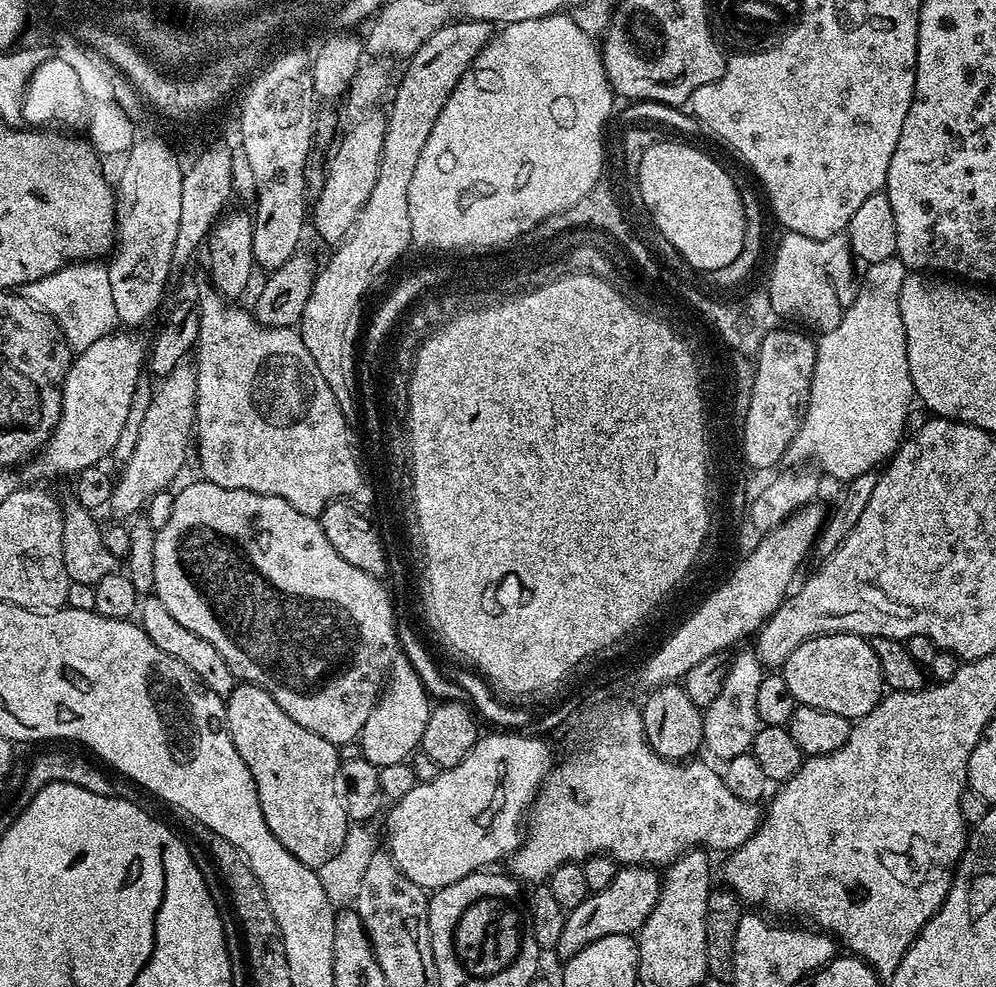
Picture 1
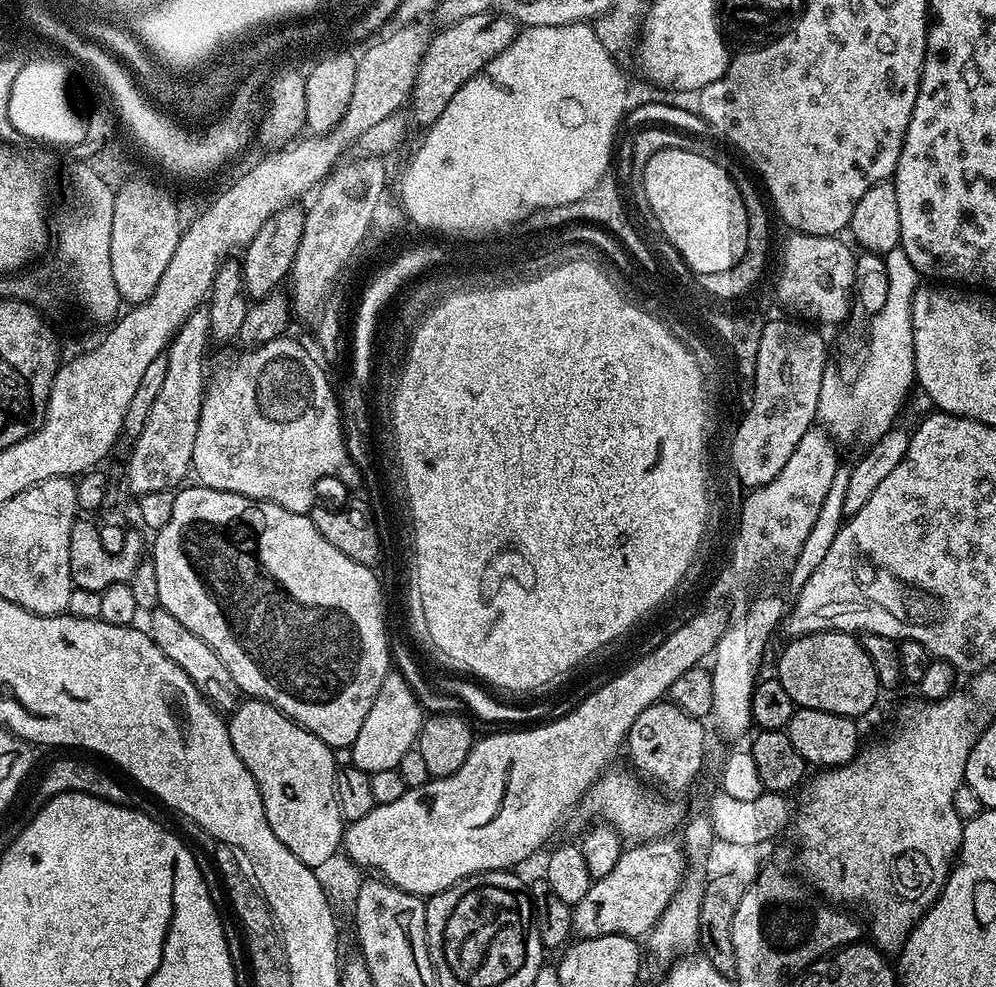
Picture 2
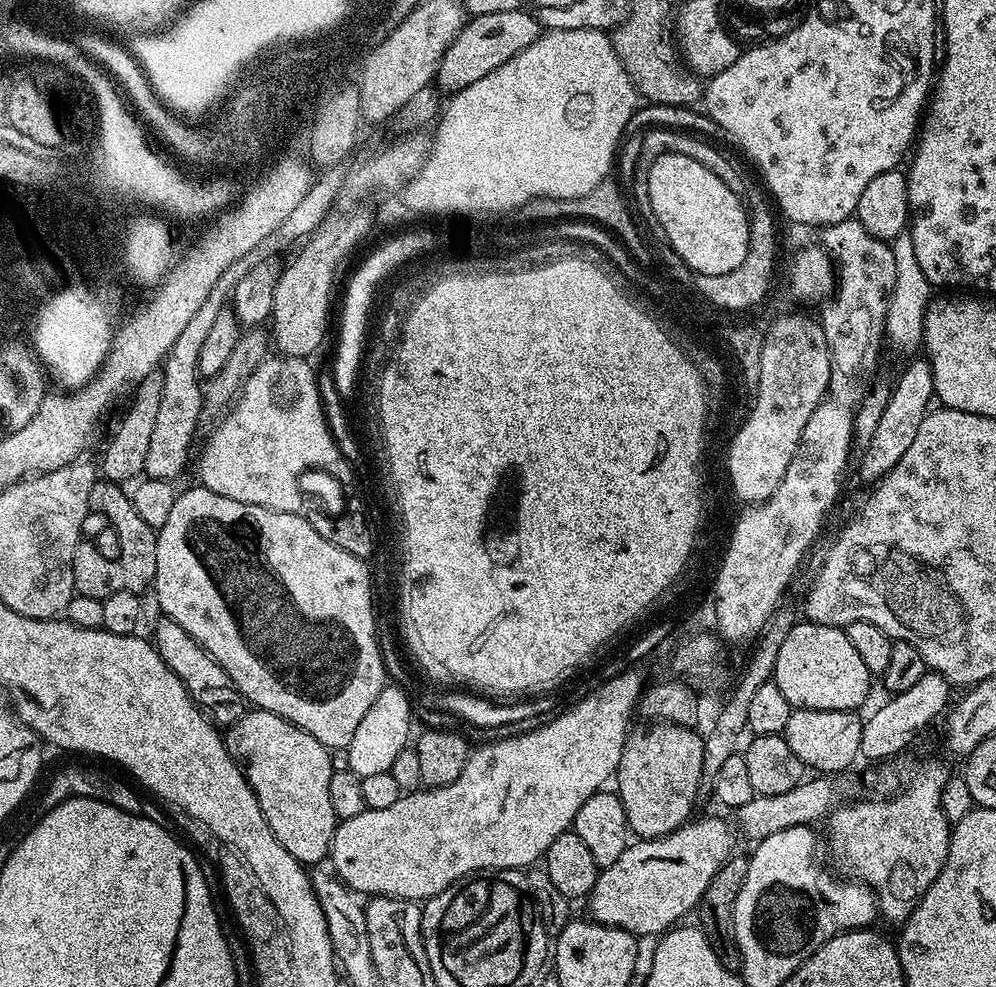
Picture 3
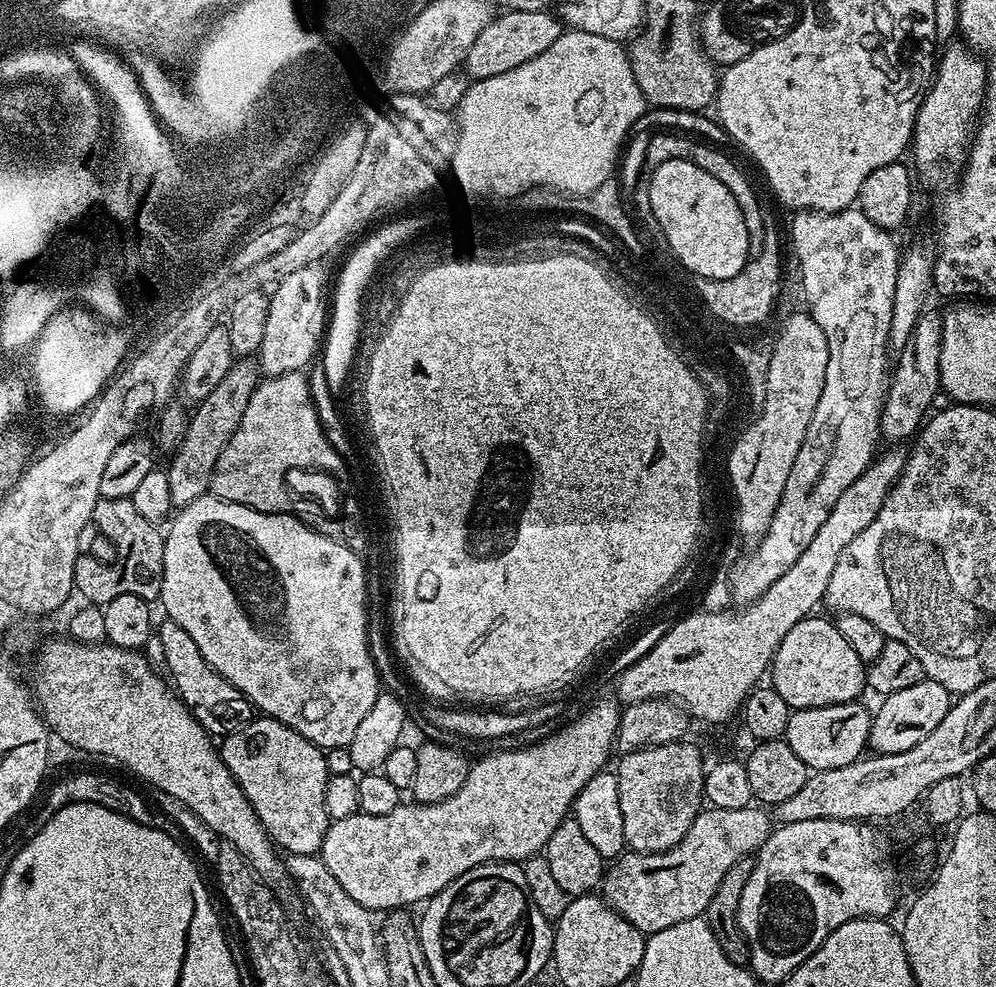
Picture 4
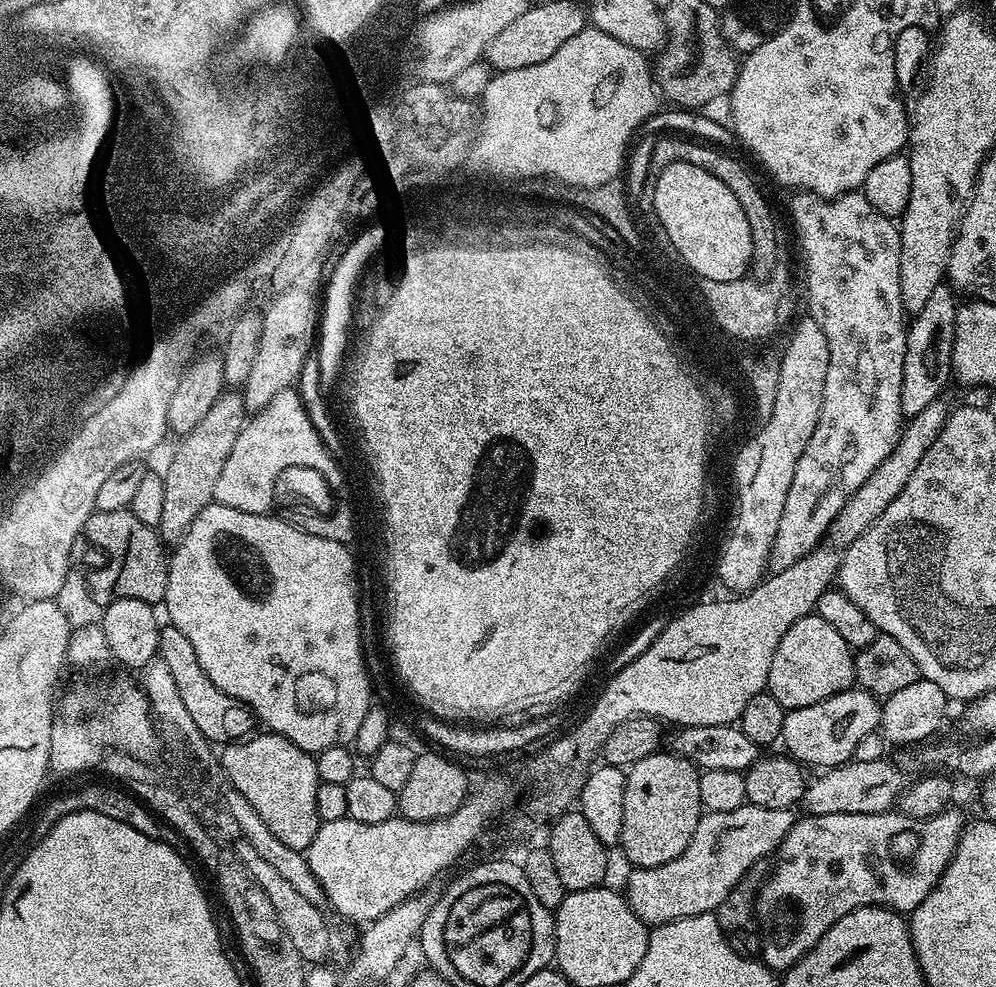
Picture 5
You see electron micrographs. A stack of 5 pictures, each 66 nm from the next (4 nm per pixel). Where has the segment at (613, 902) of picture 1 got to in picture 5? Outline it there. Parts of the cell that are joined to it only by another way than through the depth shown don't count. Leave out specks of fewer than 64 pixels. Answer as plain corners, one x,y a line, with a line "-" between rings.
747,802
738,806
738,810
704,812
698,830
694,830
694,838
690,838
690,846
686,846
678,858
662,866
631,869
626,891
628,905
640,921
649,926
669,924
694,914
715,913
750,866
761,863
779,849
797,819
797,813
791,808
766,810
766,806

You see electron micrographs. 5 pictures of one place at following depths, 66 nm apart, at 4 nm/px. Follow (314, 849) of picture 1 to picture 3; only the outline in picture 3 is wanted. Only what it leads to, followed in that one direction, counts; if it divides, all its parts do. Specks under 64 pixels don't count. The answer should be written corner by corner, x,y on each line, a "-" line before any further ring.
258,707
245,711
238,722
234,722
226,732
228,752
236,760
236,765
244,771
248,785
258,798
258,806
262,806
262,814
274,830
274,838
294,854
294,858
305,866
319,865
320,859
327,857
332,851
332,839
338,823
334,814
334,806
330,803
330,778
333,771
330,766
330,749
318,738
306,734
298,726
294,726
286,718

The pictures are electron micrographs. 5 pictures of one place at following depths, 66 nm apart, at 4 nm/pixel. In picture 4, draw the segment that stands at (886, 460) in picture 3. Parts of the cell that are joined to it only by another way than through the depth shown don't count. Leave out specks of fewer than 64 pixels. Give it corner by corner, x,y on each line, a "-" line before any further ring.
925,310
920,313
918,322
906,342
906,346
895,357
894,367
890,372
888,382
888,394
884,399
882,414
880,415
880,431
883,439
888,442
904,442
904,439
915,437
919,433
926,417
929,415
932,403
936,400
936,395
941,395
940,387
940,359
942,358
942,316
938,311
931,312

